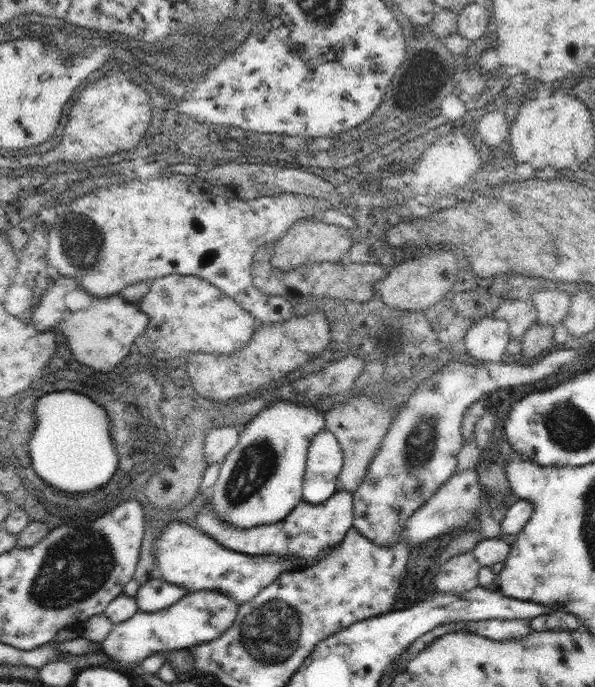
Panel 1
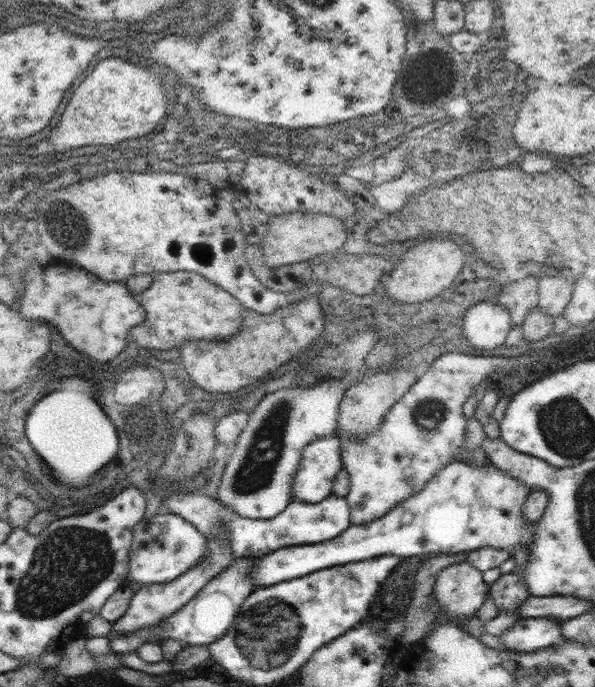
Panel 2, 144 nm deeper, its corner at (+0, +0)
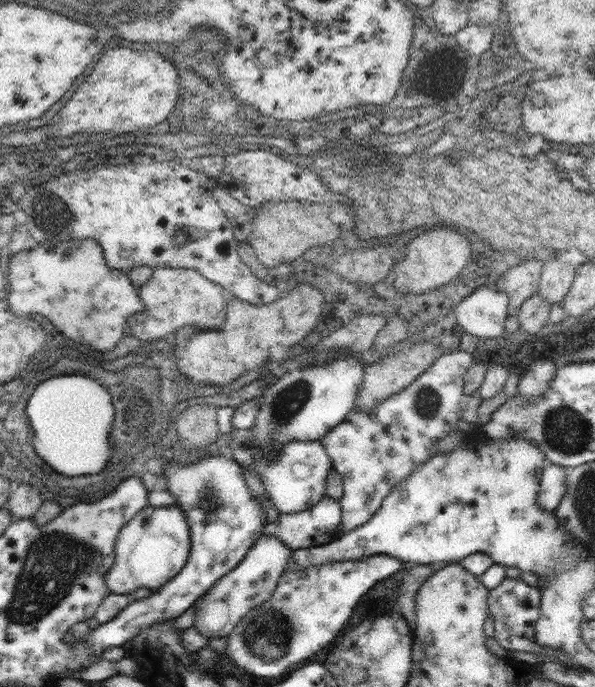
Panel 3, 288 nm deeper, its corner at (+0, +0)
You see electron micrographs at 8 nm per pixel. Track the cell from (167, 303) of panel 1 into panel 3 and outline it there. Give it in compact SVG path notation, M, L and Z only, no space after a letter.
M153 268L153 276L139 288L137 294L145 308L127 320L127 332L143 344L157 344L167 340L167 336L173 336L185 326L197 330L221 330L227 318L229 296L219 284L209 282L197 270Z

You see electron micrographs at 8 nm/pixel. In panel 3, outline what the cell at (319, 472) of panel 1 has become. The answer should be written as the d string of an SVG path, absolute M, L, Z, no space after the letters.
M291 442L283 448L281 456L275 460L275 464L267 464L261 460L261 456L245 446L237 446L233 450L233 458L237 464L251 464L255 460L255 470L261 474L263 486L279 514L293 514L293 512L305 512L313 508L323 496L327 486L327 474L333 470L331 458L327 450L319 442Z

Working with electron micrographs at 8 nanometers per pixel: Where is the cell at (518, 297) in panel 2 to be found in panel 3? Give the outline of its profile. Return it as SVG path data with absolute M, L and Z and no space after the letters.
M527 260L521 262L519 266L509 268L501 278L495 280L495 290L509 298L509 306L507 306L509 316L517 316L521 304L525 304L531 296L537 294L541 270L543 270L543 262Z

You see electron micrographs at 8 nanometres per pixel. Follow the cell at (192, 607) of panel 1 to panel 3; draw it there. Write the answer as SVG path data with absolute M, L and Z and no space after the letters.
M257 538L255 544L245 552L245 558L221 580L217 580L197 602L195 614L193 614L193 626L197 634L205 638L227 638L237 620L245 616L253 606L265 604L267 596L275 592L277 580L283 576L285 566L289 558L289 550L277 542L275 538Z

